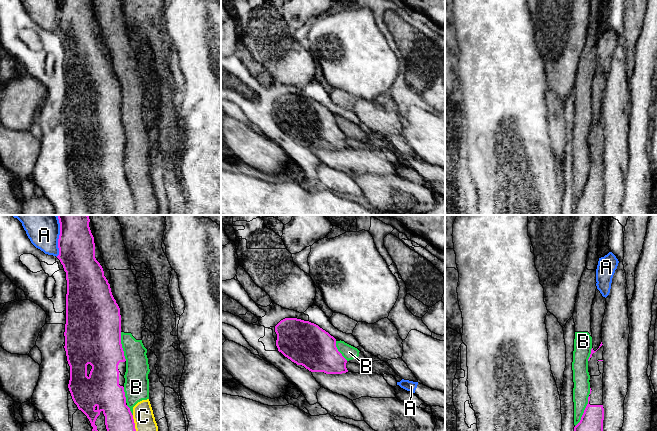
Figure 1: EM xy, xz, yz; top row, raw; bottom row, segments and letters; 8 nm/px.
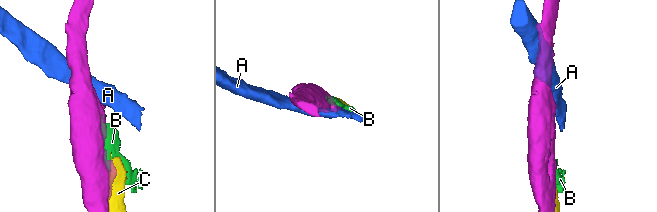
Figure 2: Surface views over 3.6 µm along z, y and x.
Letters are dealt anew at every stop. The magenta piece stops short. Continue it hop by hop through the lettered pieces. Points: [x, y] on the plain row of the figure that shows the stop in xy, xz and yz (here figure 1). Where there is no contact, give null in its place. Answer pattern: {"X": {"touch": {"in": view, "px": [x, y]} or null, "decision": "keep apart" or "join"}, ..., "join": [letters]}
{"A": {"touch": {"in": "xy", "px": [58, 16]}, "decision": "keep apart"}, "B": {"touch": {"in": "yz", "px": [584, 187]}, "decision": "keep apart"}, "C": {"touch": {"in": "xy", "px": [134, 203]}, "decision": "keep apart"}, "join": []}

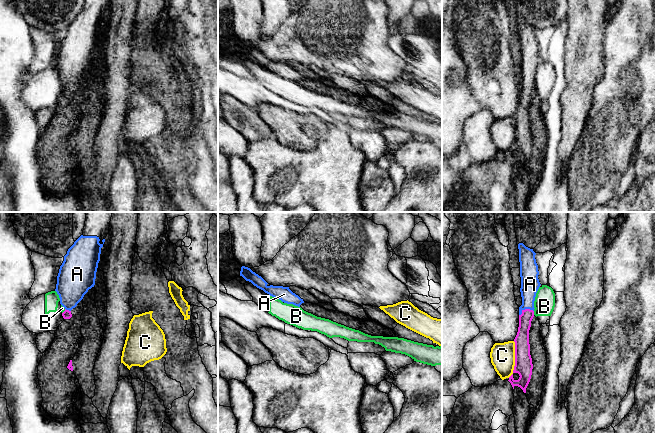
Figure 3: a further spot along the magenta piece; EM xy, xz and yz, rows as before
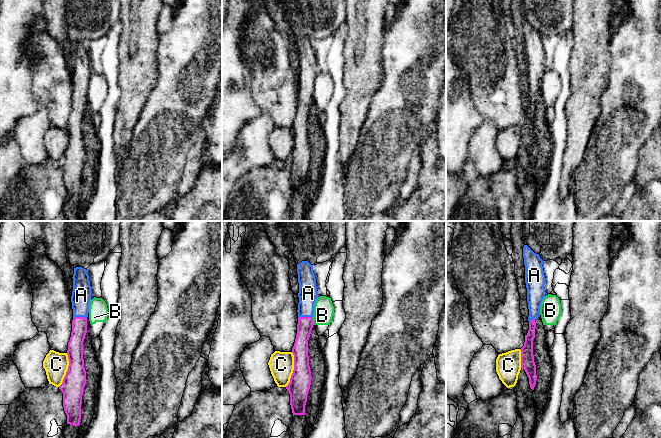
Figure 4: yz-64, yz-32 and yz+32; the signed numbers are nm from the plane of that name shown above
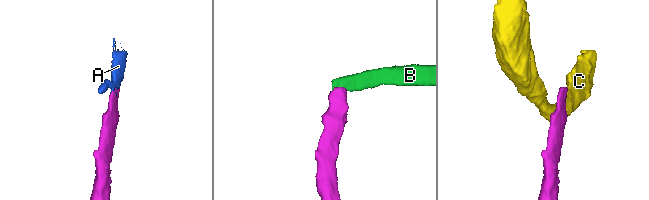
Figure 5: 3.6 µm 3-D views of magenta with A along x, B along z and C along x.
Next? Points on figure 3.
{"A": {"touch": {"in": "yz", "px": [525, 85]}, "decision": "join"}, "B": {"touch": {"in": "yz", "px": [533, 89]}, "decision": "keep apart"}, "C": {"touch": {"in": "yz", "px": [515, 135]}, "decision": "keep apart"}, "join": ["A"]}

